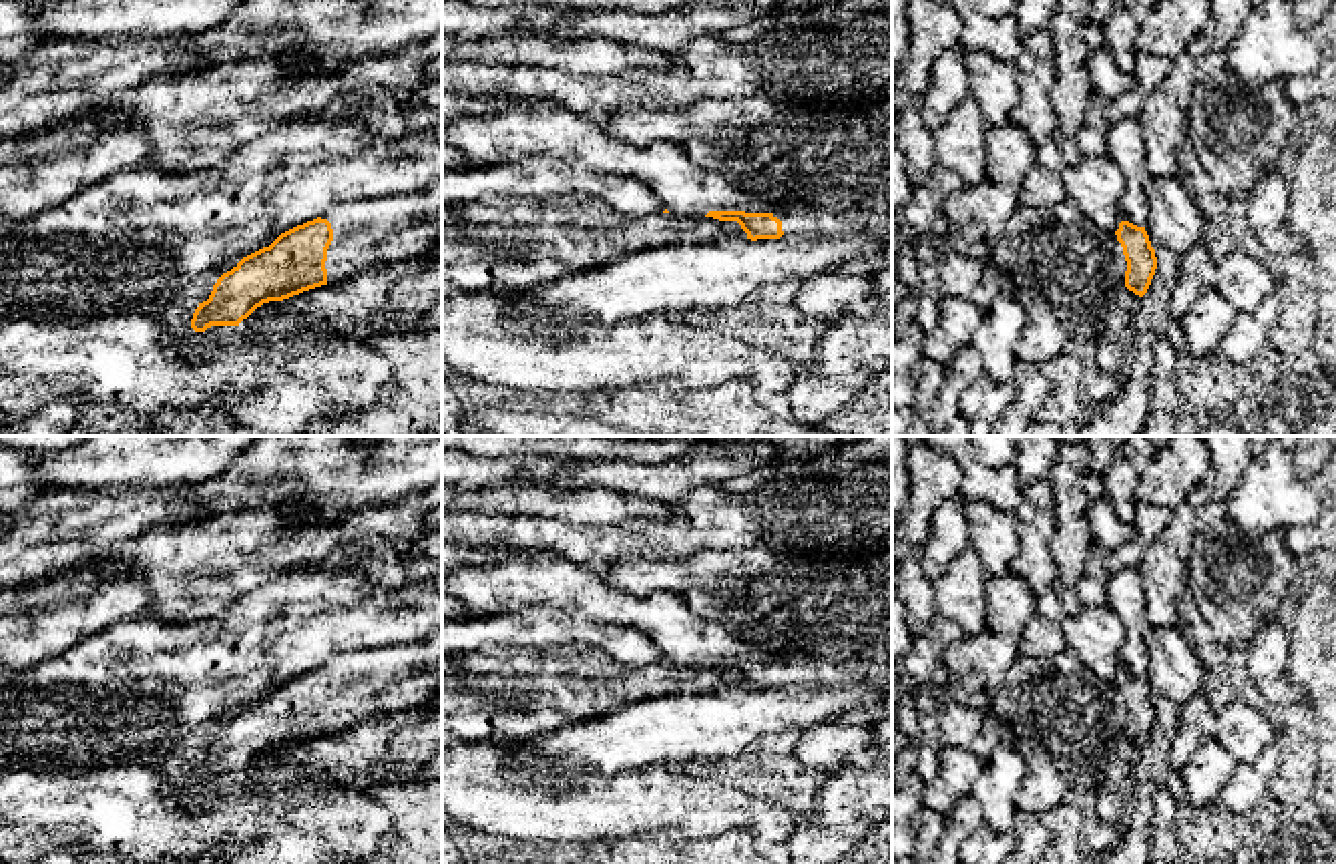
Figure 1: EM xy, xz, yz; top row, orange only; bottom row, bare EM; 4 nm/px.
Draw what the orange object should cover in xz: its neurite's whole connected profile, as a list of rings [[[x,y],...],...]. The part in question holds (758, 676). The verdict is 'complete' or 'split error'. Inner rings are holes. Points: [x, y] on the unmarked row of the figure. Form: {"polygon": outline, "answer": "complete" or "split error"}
{"polygon": [[[709,661],[705,667],[719,671],[737,671],[747,689],[780,687],[854,687],[866,685],[892,693],[892,663],[868,661],[786,661],[786,663],[745,663],[745,661]]], "answer": "split error"}

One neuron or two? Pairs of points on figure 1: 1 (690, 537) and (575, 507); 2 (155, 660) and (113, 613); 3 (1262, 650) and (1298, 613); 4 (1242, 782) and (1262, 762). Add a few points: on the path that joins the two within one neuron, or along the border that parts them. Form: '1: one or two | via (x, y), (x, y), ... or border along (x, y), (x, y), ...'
1: two | border along (678, 513), (665, 521), (585, 527)
2: two | border along (141, 617), (113, 623), (79, 641)
3: two | border along (1280, 623), (1288, 633)
4: one | via (1248, 778), (1258, 768)

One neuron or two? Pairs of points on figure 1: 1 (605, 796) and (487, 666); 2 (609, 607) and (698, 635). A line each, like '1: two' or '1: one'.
1: two
2: one

